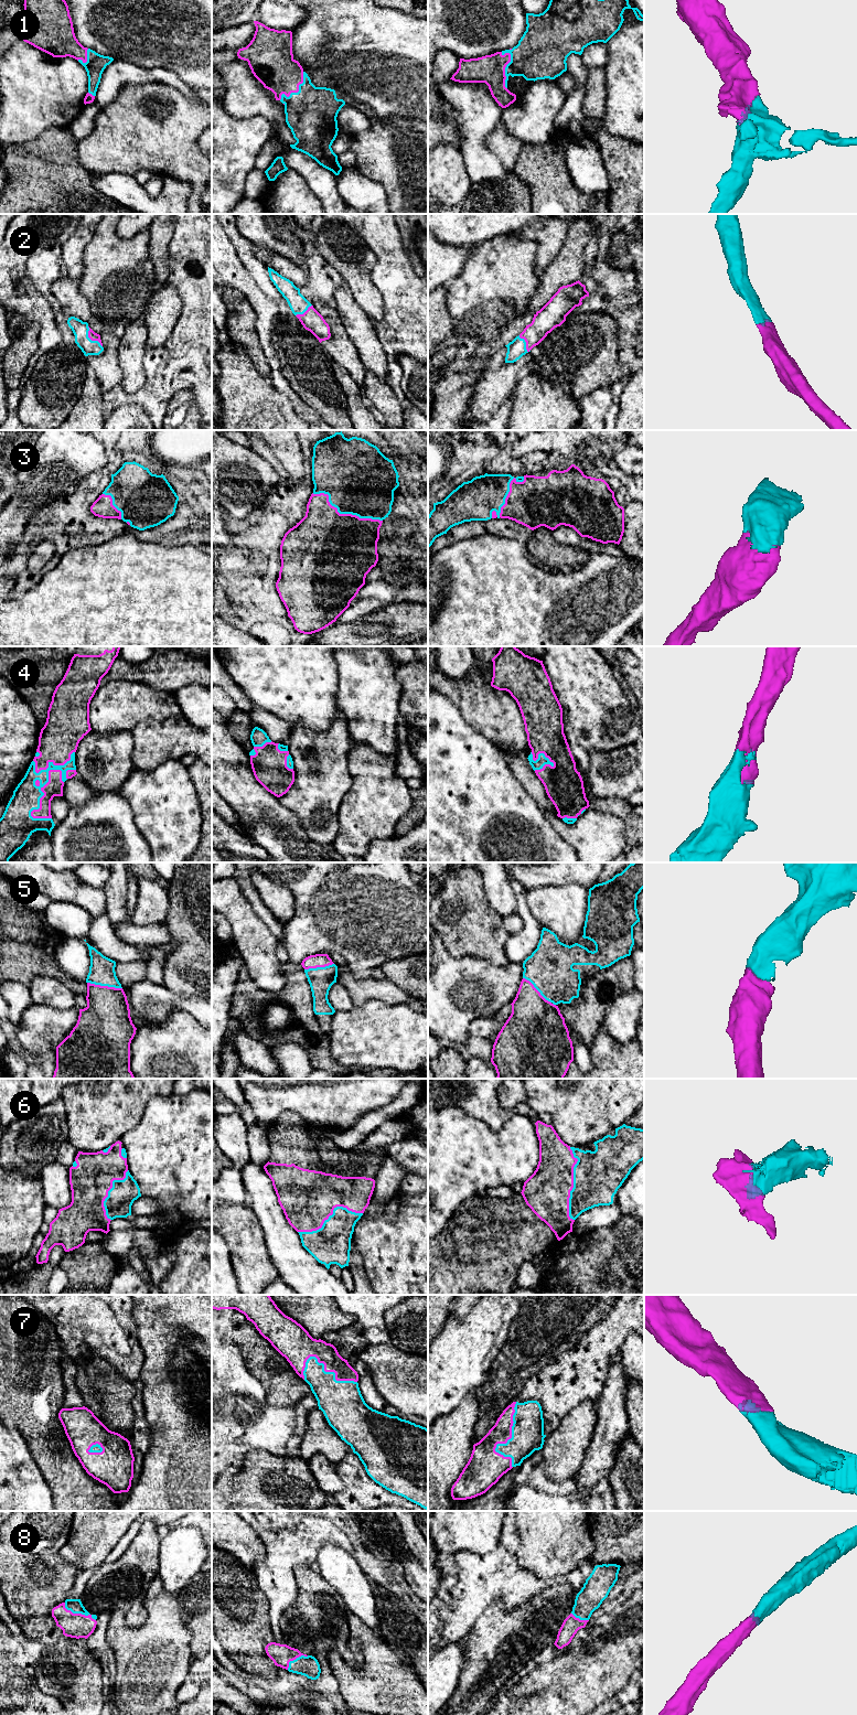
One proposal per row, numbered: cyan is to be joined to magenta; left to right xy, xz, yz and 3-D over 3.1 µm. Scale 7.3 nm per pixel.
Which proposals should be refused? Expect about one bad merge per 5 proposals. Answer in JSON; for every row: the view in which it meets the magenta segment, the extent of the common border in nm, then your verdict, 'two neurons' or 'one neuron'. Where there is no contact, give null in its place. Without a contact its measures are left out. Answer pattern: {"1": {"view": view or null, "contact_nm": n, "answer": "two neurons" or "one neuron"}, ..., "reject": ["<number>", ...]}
{"1": {"view": "yz", "contact_nm": 280, "answer": "one neuron"}, "2": {"view": "xy", "contact_nm": 190, "answer": "one neuron"}, "3": {"view": "xz", "contact_nm": 550, "answer": "one neuron"}, "4": {"view": "xy", "contact_nm": 420, "answer": "one neuron"}, "5": {"view": "xy", "contact_nm": 260, "answer": "one neuron"}, "6": {"view": "yz", "contact_nm": 550, "answer": "one neuron"}, "7": {"view": "xz", "contact_nm": 420, "answer": "one neuron"}, "8": {"view": "xy", "contact_nm": 260, "answer": "one neuron"}, "reject": []}

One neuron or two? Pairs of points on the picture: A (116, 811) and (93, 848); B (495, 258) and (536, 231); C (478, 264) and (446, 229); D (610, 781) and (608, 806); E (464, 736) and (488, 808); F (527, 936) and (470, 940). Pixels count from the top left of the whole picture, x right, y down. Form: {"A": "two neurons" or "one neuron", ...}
{"A": "one neuron", "B": "two neurons", "C": "two neurons", "D": "two neurons", "E": "one neuron", "F": "two neurons"}

